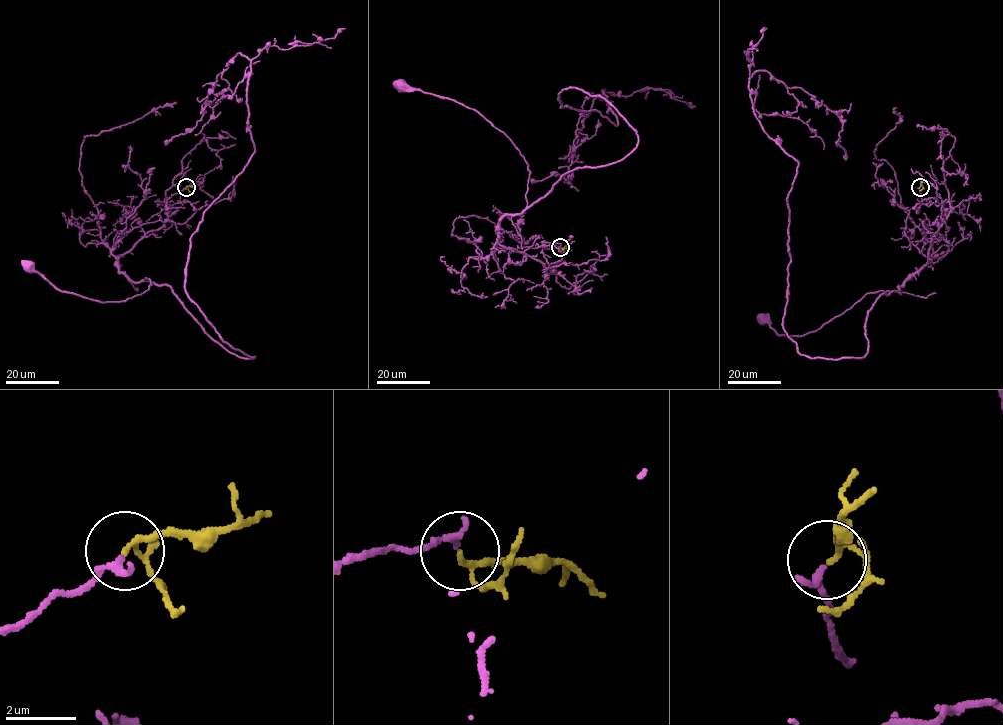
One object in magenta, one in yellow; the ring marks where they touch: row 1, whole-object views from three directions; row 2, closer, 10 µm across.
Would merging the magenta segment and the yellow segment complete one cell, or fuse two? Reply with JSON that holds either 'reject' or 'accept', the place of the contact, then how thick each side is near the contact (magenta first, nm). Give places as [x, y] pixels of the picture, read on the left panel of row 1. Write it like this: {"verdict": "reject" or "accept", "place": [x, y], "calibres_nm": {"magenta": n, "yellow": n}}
{"verdict": "accept", "place": [186, 187], "calibres_nm": {"magenta": 240, "yellow": 130}}

